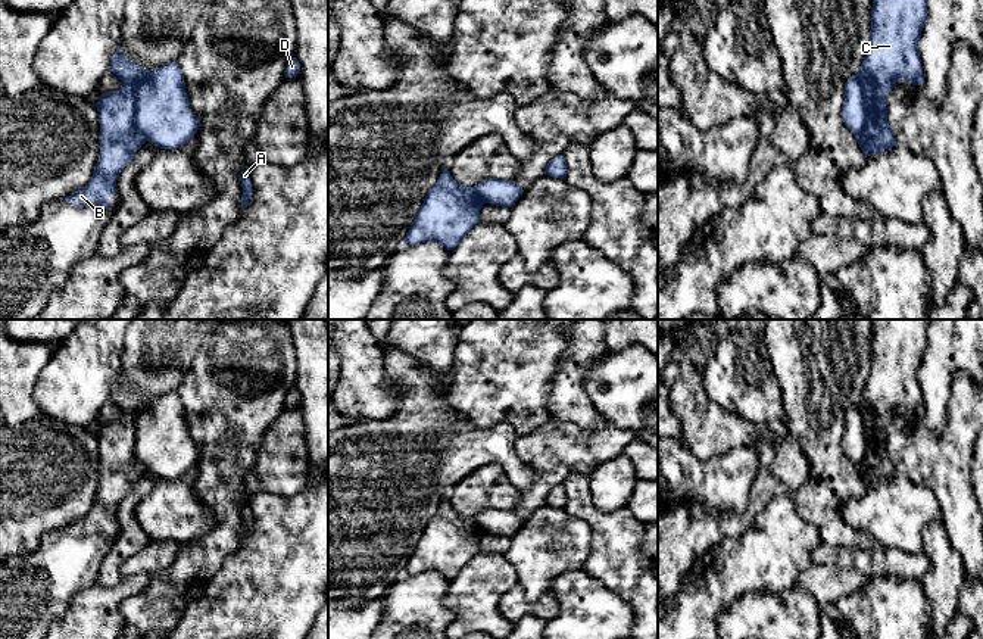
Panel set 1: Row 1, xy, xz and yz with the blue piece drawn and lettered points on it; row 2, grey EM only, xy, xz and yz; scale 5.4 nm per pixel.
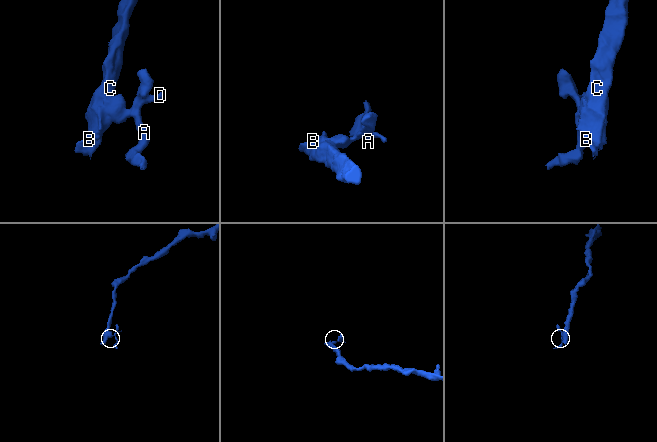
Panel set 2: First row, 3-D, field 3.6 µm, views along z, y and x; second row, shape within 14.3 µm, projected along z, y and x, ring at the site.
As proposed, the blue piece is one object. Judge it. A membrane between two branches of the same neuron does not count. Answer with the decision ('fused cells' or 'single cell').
fused cells

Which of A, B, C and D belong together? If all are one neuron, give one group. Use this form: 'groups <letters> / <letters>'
groups A D / B C

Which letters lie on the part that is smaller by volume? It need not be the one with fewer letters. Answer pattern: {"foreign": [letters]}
{"foreign": ["A", "D"]}

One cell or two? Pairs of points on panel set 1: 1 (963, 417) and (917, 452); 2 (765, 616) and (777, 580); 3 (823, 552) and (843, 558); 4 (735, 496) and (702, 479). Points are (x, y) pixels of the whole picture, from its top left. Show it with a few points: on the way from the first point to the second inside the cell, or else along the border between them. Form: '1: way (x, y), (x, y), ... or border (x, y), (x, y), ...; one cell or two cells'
1: way (957, 430), (935, 452), (930, 452); one cell
2: border (795, 585), (779, 592), (755, 591), (740, 597); two cells
3: way (827, 555), (839, 557); one cell
4: way (727, 489), (721, 483), (710, 483); one cell

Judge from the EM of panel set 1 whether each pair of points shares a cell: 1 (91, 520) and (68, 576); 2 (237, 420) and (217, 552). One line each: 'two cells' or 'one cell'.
1: one cell
2: one cell

